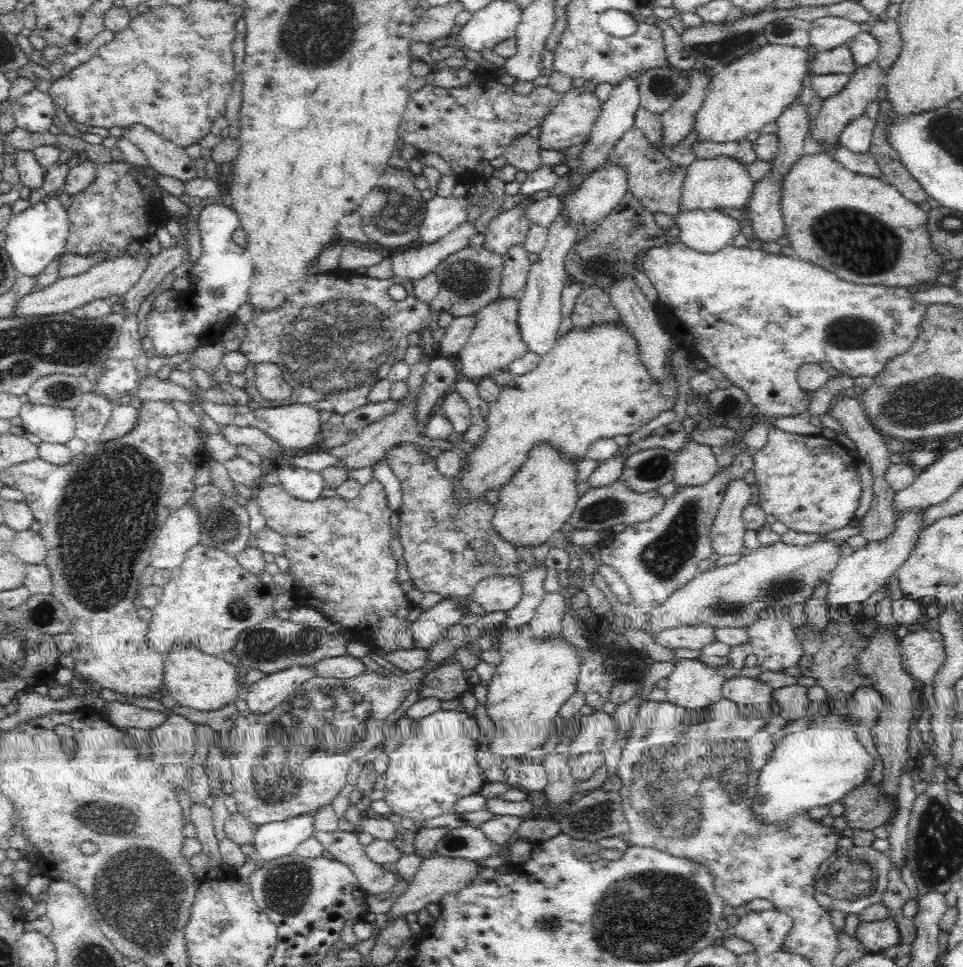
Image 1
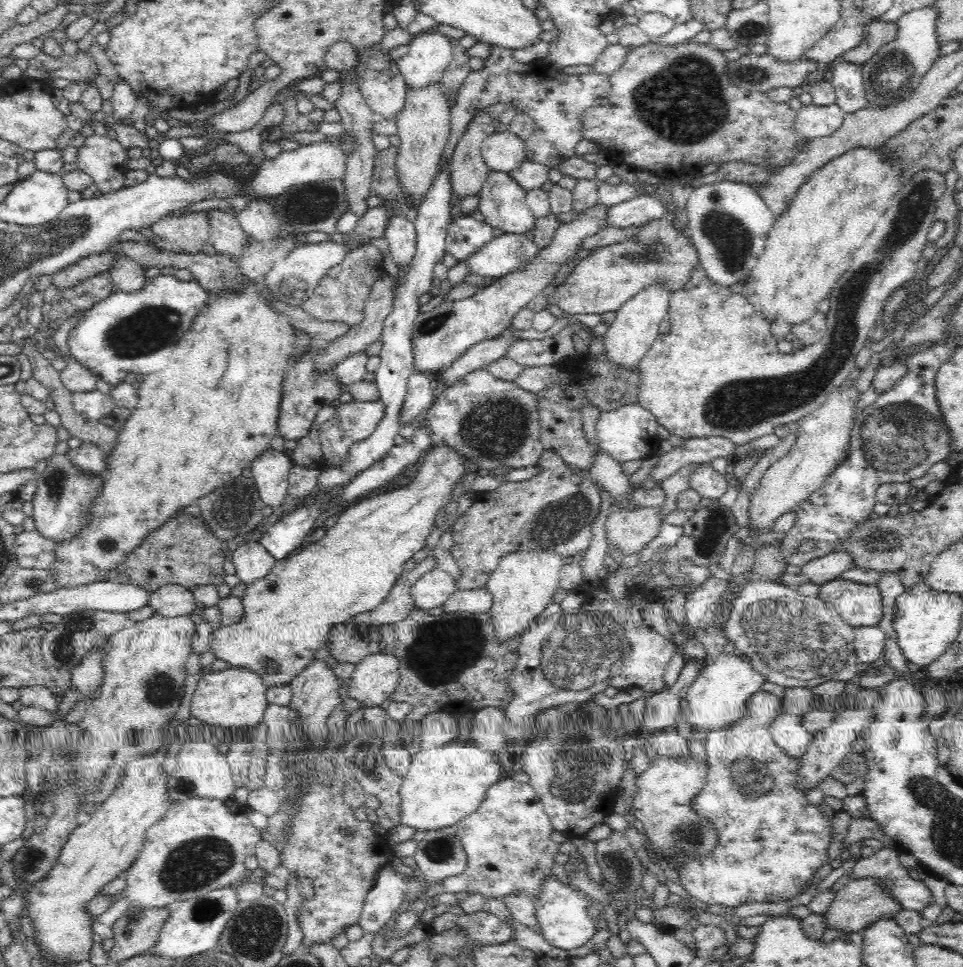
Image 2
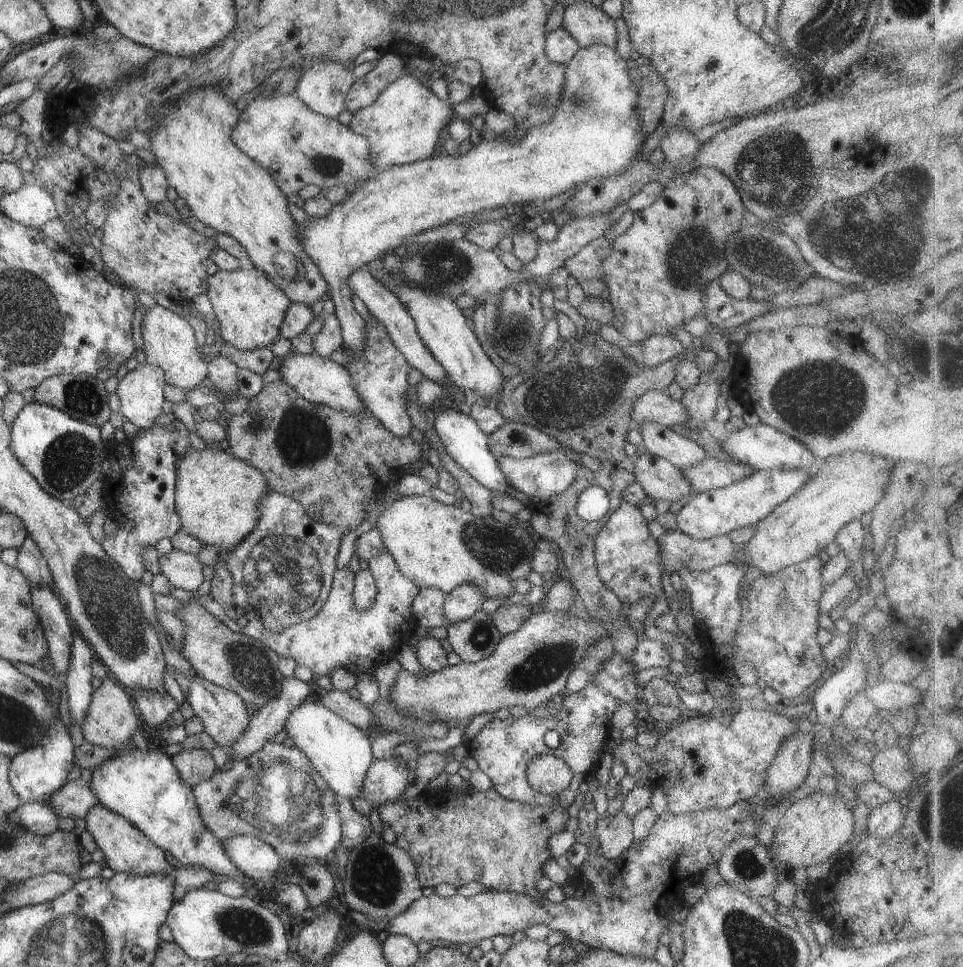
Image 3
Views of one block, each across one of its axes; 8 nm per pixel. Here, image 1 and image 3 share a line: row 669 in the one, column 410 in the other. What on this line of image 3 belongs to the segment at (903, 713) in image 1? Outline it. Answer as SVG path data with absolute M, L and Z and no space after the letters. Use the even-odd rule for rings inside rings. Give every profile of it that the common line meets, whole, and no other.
M373 831L361 844L349 850L348 854L345 874L339 878L337 888L341 901L351 910L385 921L404 912L411 902L422 896L416 869L407 852L385 844Z

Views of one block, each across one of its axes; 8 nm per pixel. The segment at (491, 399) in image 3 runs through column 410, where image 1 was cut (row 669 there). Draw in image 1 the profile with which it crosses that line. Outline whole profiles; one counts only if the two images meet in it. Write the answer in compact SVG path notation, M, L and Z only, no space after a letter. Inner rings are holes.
M292 666L281 672L266 675L252 686L246 688L245 699L248 710L266 713L278 704L284 703L295 691L308 680L318 678L316 666Z

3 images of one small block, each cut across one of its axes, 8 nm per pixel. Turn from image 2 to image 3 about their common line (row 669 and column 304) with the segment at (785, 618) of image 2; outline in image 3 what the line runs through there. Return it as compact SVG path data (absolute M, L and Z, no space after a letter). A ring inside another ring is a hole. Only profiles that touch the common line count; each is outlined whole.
M268 741L261 749L257 752L246 757L244 760L233 763L227 770L216 771L209 779L199 782L195 787L192 788L194 800L198 807L201 819L209 831L217 836L219 839L225 841L233 836L238 835L250 835L259 838L264 841L273 851L280 855L283 859L293 862L315 862L317 859L330 859L331 852L339 845L341 830L340 830L340 819L335 808L336 801L334 800L335 794L329 789L326 784L326 780L322 780L321 776L315 771L315 768L310 764L310 761L300 752L296 747L285 748L282 742Z

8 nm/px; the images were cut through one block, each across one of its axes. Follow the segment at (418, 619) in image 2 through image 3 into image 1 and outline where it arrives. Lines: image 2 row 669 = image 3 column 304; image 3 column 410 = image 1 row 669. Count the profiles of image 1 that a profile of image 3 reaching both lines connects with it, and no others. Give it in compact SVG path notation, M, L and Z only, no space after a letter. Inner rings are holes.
M454 656L449 657L441 668L426 676L422 692L420 692L420 699L433 697L442 703L461 699L466 689L471 686L463 676L464 671Z

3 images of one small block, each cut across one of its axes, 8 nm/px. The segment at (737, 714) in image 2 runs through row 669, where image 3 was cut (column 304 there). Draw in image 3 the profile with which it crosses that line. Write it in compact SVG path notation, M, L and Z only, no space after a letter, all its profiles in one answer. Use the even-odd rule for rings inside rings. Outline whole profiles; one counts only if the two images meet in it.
M310 696L298 705L286 717L284 727L286 736L293 740L293 746L303 752L318 776L326 780L335 796L349 802L358 798L367 770L374 761L370 748L371 740L365 732L322 708L315 696Z

